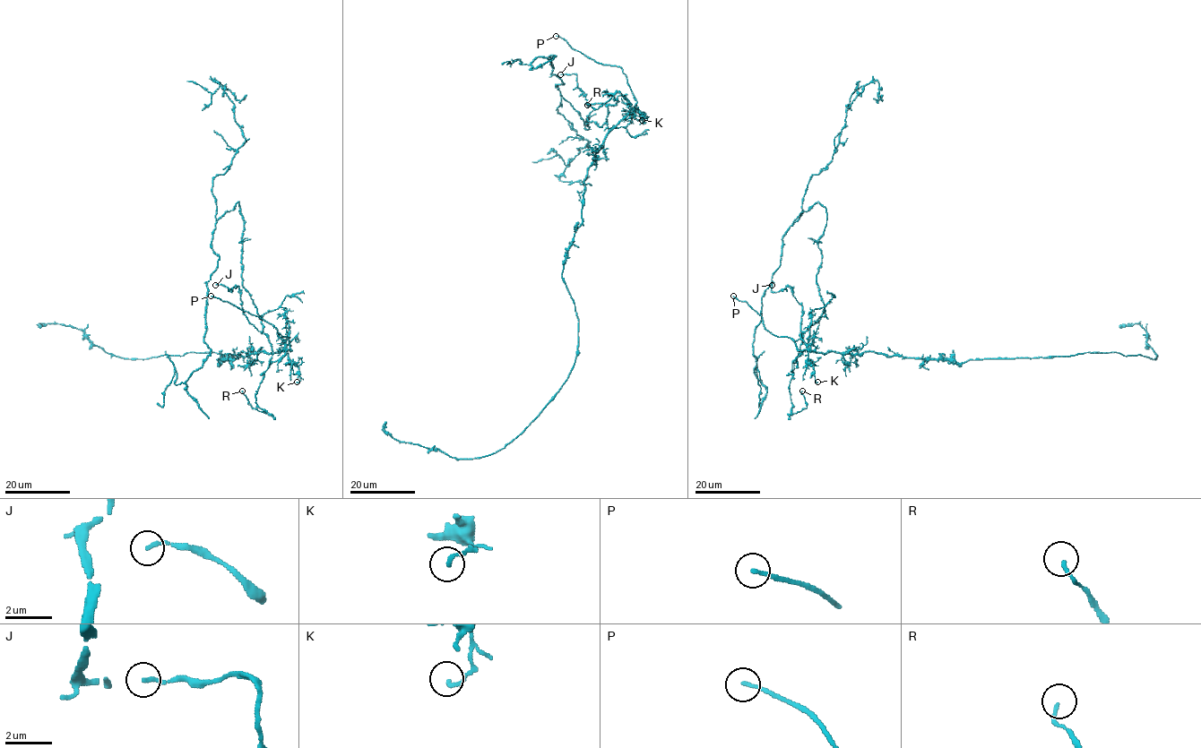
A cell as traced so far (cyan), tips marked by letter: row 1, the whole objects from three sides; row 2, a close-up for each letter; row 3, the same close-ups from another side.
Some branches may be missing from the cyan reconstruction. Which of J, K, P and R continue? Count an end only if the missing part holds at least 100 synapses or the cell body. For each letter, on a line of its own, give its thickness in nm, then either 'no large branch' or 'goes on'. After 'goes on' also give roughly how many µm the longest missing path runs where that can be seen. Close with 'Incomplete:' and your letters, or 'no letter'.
J: 160 nm thick; no large branch
K: 170 nm thick; no large branch
P: 150 nm thick; goes on; about 20 µm are missing
R: 130 nm thick; no large branch
Incomplete: P

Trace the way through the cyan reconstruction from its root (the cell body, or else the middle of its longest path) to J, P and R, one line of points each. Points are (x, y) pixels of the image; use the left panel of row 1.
J: (276, 353), (287, 350), (278, 360), (271, 360), (271, 344), (243, 313), (239, 288), (231, 292), (215, 285)
P: (276, 353), (291, 350), (286, 337), (262, 318), (211, 296)
R: (276, 353), (287, 350), (278, 360), (270, 362), (255, 395), (255, 403), (268, 414), (254, 408), (242, 391)

